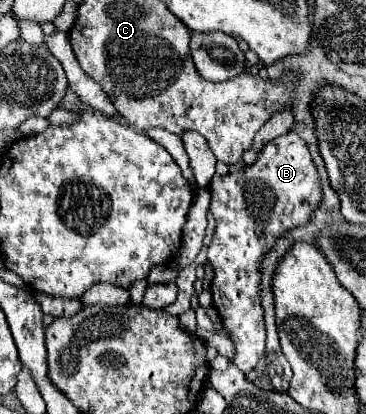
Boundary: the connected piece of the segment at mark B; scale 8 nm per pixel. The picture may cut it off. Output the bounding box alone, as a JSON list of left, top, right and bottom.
[207,131,321,373]

